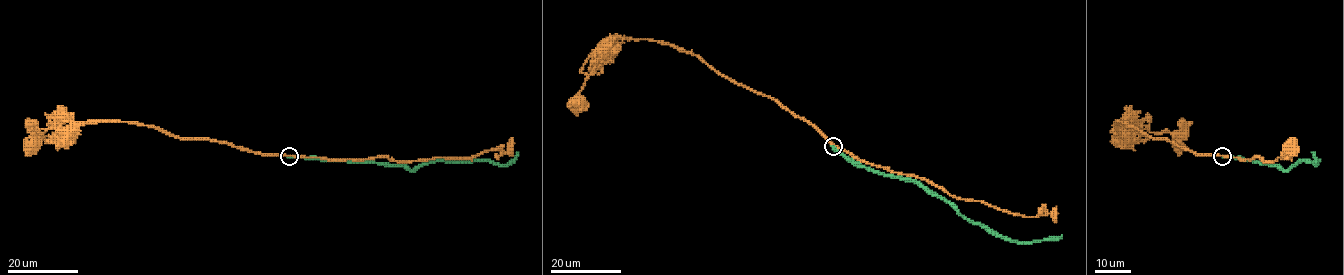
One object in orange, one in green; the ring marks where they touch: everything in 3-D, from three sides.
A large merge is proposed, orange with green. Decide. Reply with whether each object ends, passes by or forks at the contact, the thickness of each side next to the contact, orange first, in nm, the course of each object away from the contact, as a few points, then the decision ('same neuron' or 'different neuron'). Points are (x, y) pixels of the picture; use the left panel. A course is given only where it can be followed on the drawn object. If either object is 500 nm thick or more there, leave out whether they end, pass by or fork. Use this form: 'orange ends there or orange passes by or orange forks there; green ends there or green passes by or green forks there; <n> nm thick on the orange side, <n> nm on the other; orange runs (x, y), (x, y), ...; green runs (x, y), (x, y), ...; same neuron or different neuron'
orange passes by; green ends there; 320 nm thick on the orange side, 480 nm on the other; orange runs (289, 156), (385, 157), (412, 161), (468, 158), (494, 149), (508, 152), (513, 150), (510, 147); green runs (289, 156), (405, 165), (416, 169), (432, 161), (491, 160), (507, 165), (518, 151); different neuron

